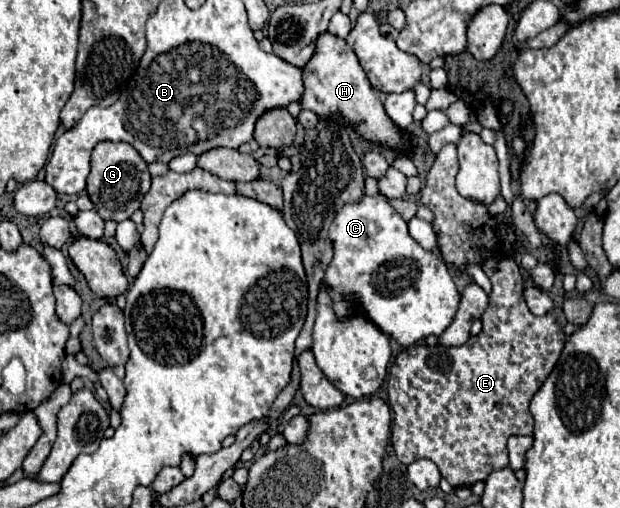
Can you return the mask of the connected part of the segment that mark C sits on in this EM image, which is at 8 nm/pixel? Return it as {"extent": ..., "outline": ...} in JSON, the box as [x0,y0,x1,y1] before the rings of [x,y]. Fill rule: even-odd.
{"extent":[325,194,459,348],"outline":[[[377,194],[377,196],[365,196],[359,204],[347,204],[347,206],[343,206],[343,210],[341,210],[341,212],[333,218],[333,222],[331,222],[329,238],[335,242],[335,256],[333,256],[333,260],[331,260],[331,266],[327,268],[325,284],[331,288],[331,298],[333,298],[333,302],[335,302],[335,310],[337,310],[337,314],[339,314],[339,318],[349,316],[349,314],[353,312],[353,306],[359,306],[361,312],[367,314],[367,318],[371,318],[371,322],[375,322],[385,334],[393,336],[403,348],[413,346],[417,340],[427,338],[429,334],[439,336],[439,334],[451,324],[451,320],[453,320],[453,316],[455,316],[455,312],[457,312],[457,306],[459,306],[459,292],[457,292],[457,288],[455,288],[455,284],[453,284],[453,278],[451,278],[451,274],[449,274],[449,270],[447,270],[443,258],[437,256],[435,252],[427,252],[427,250],[423,250],[423,248],[409,236],[407,222],[405,222],[405,220],[391,208],[391,204],[387,202],[387,198],[385,198],[383,194]]]}

